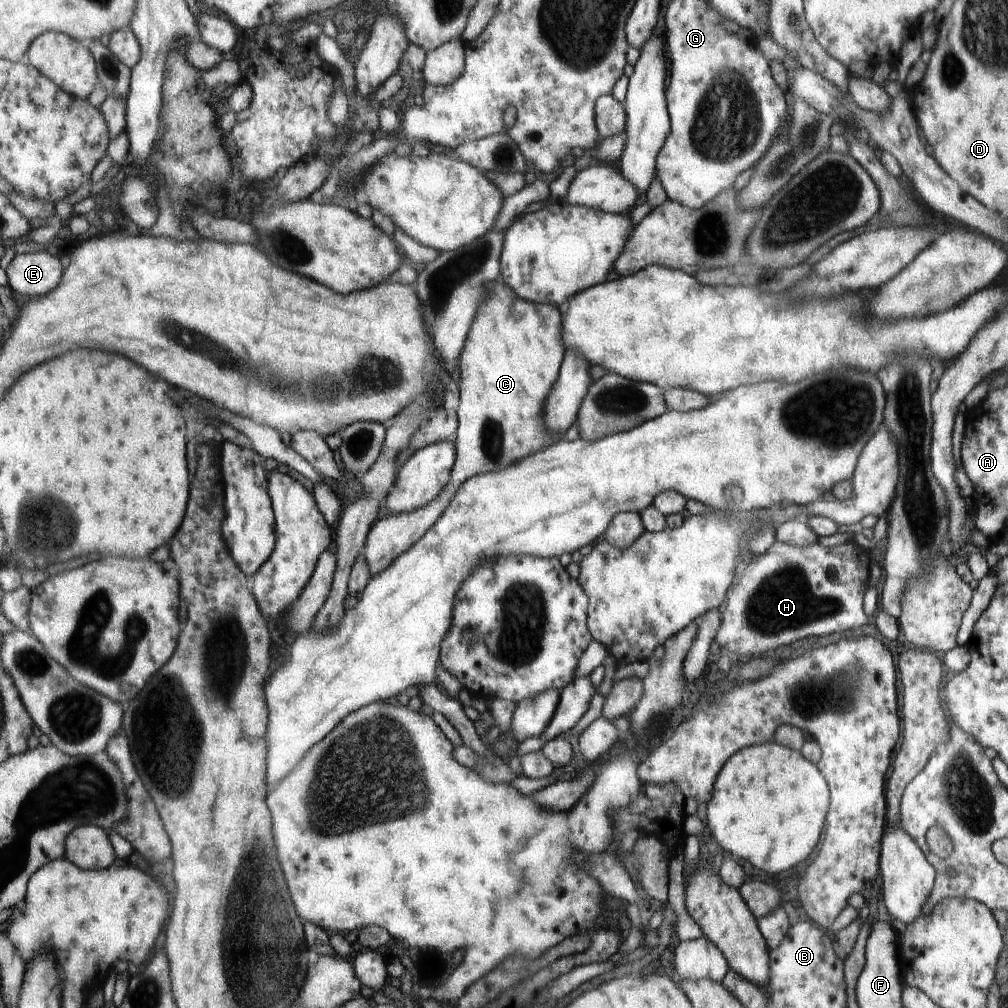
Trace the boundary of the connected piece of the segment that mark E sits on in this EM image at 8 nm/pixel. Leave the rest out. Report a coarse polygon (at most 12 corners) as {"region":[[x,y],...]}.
{"region":[[44,250],[16,254],[6,273],[21,299],[48,295],[63,279]]}

